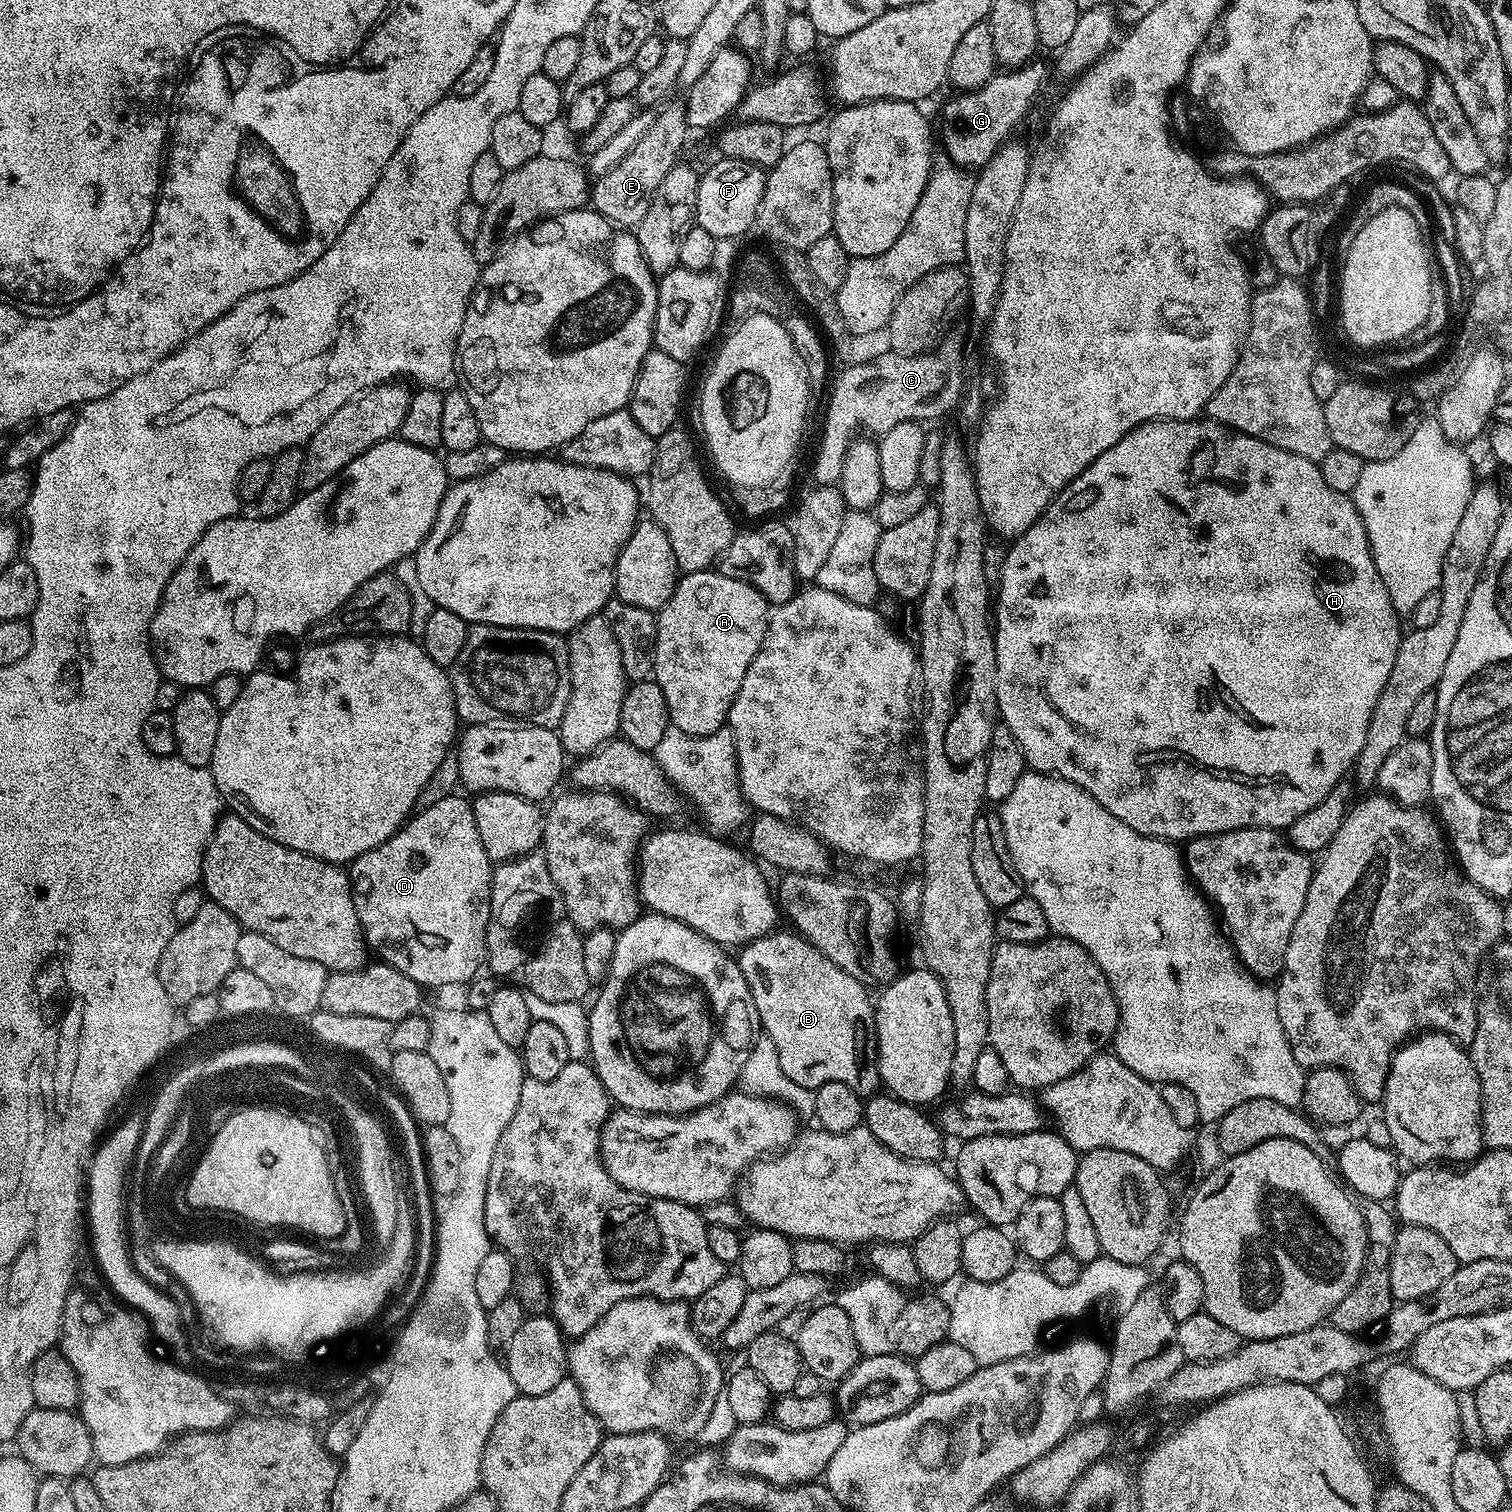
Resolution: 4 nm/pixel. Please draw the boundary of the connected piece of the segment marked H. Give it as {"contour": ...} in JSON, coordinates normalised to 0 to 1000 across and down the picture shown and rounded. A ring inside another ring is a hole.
{"contour":[[[798,276],[759,278],[745,286],[741,291],[737,292],[737,295],[734,295],[734,298],[731,298],[724,306],[718,308],[718,311],[716,311],[713,316],[708,318],[692,335],[690,339],[675,354],[671,355],[669,360],[665,366],[665,371],[663,372],[661,387],[657,392],[659,470],[668,485],[671,485],[677,499],[677,505],[682,510],[692,511],[694,513],[701,513],[716,520],[718,525],[721,525],[729,534],[734,536],[737,541],[745,544],[747,549],[753,549],[753,552],[773,557],[785,557],[790,553],[800,553],[817,548],[851,549],[855,544],[861,541],[861,538],[864,538],[864,536],[866,536],[866,533],[872,533],[872,530],[874,530],[889,516],[888,515],[891,509],[892,511],[896,506],[901,496],[901,491],[903,491],[903,483],[906,480],[906,472],[909,472],[911,459],[914,459],[914,454],[917,454],[917,448],[919,448],[919,443],[922,443],[922,435],[927,423],[927,408],[919,398],[919,393],[911,380],[911,374],[909,374],[905,354],[896,332],[892,326],[880,324],[880,321],[877,321],[871,305],[853,300],[853,298],[840,295],[832,290],[817,286],[815,283]]]}

